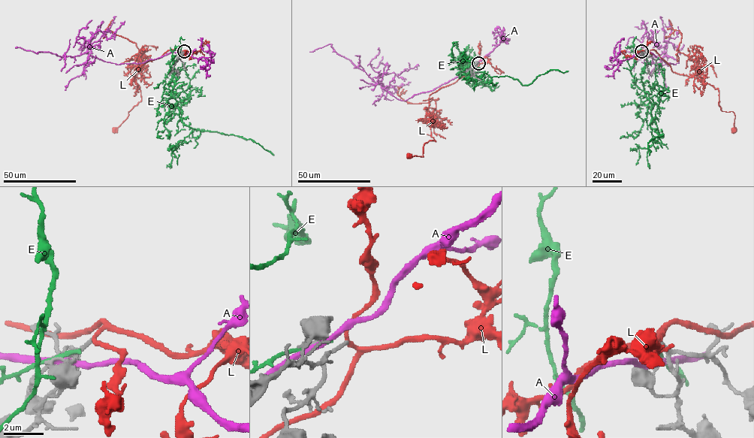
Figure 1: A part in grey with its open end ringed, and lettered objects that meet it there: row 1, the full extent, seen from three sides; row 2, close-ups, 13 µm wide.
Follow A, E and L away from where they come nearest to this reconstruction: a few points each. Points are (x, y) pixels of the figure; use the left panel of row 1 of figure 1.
A: (182, 53), (170, 52), (144, 62), (117, 64), (86, 52), (73, 56), (58, 56), (15, 47)
E: (181, 53), (170, 63), (173, 77), (168, 89), (177, 103), (182, 121), (196, 129), (251, 139), (274, 155)
L: (184, 51), (170, 49), (140, 67), (134, 76), (141, 101), (115, 130)

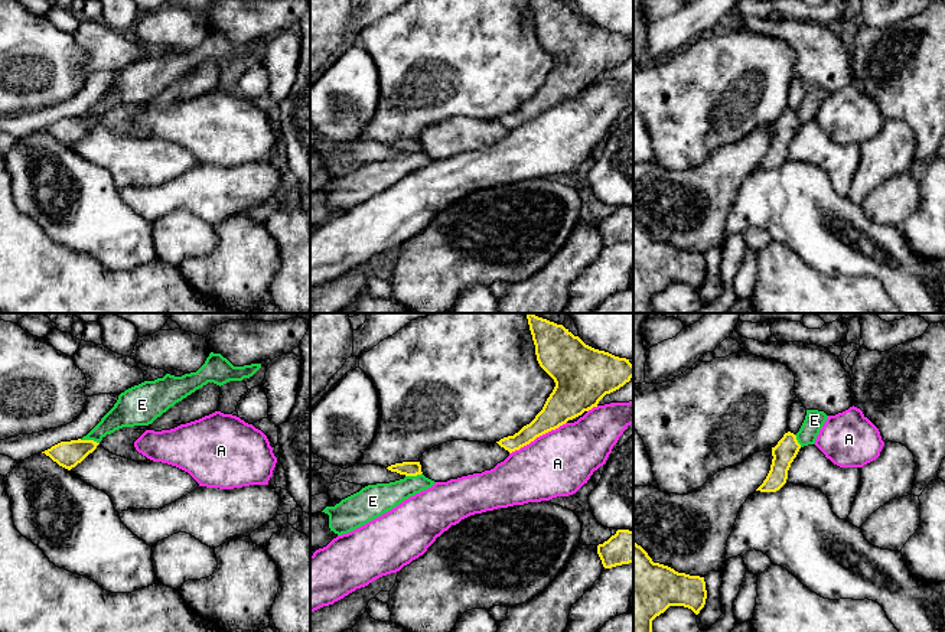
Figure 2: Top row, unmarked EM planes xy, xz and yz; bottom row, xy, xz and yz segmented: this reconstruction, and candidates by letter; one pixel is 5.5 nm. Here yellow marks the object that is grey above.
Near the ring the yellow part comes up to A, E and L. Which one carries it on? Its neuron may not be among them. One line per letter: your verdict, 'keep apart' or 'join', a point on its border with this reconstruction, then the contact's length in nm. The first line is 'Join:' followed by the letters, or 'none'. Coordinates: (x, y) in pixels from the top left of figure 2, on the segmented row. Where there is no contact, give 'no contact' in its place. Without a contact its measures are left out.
Join: none
A: keep apart | xz (537, 436) | 360 nm
E: keep apart | xy (90, 440) | 110 nm
L: keep apart | no contact

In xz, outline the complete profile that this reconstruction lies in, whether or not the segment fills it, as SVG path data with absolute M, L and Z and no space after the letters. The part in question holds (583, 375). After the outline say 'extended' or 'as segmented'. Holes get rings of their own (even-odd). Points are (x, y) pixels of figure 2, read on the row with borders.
M527 313L527 319L537 361L555 387L529 424L496 442L509 453L597 407L606 394L619 390L633 377L629 359L594 349L563 325L534 313Z; as segmented

